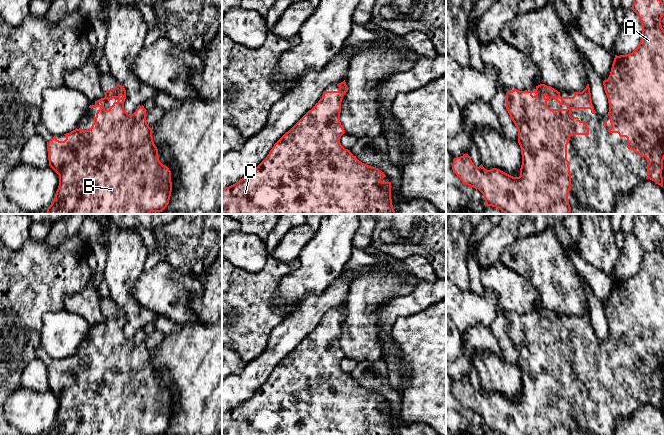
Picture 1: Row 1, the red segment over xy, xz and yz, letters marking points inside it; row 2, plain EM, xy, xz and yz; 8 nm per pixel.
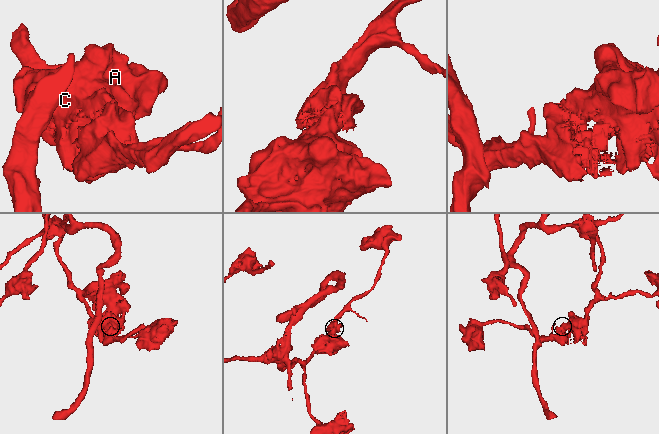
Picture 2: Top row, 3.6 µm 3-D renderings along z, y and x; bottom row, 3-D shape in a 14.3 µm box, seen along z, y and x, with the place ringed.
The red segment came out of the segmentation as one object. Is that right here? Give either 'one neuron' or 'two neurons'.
one neuron

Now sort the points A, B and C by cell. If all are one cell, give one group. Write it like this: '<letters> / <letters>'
A B C

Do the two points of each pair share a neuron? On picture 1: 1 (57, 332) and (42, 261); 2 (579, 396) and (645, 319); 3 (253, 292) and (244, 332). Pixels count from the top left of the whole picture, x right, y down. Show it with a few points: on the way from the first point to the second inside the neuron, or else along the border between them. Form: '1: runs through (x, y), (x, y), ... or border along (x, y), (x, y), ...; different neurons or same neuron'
1: border along (63, 307), (47, 312), (43, 316), (40, 332); different neurons
2: runs through (584, 375), (597, 361), (605, 361), (624, 340); same neuron
3: runs through (248, 302), (244, 314), (244, 322); same neuron

